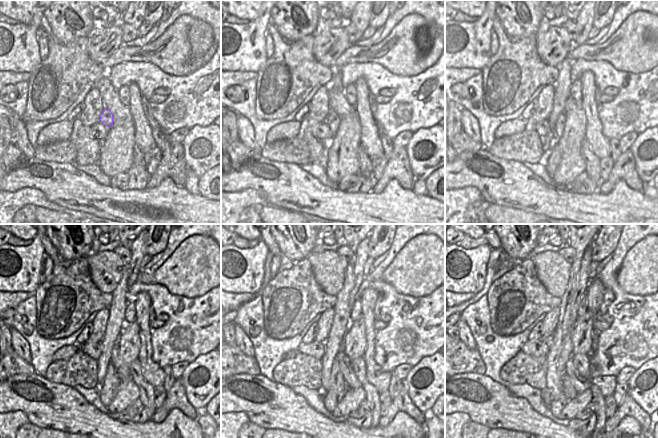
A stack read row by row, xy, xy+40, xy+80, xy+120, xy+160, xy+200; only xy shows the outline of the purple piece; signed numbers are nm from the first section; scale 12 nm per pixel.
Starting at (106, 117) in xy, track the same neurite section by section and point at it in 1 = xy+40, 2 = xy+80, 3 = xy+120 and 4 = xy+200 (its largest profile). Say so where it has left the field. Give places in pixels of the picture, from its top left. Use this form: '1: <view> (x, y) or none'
1: xy+40 (332, 119)
2: xy+80 (558, 128)
3: xy+120 (122, 370)
4: xy+200 (580, 383)

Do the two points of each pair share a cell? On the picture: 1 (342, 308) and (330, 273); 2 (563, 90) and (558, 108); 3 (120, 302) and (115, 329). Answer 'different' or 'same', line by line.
1: different
2: same
3: same

